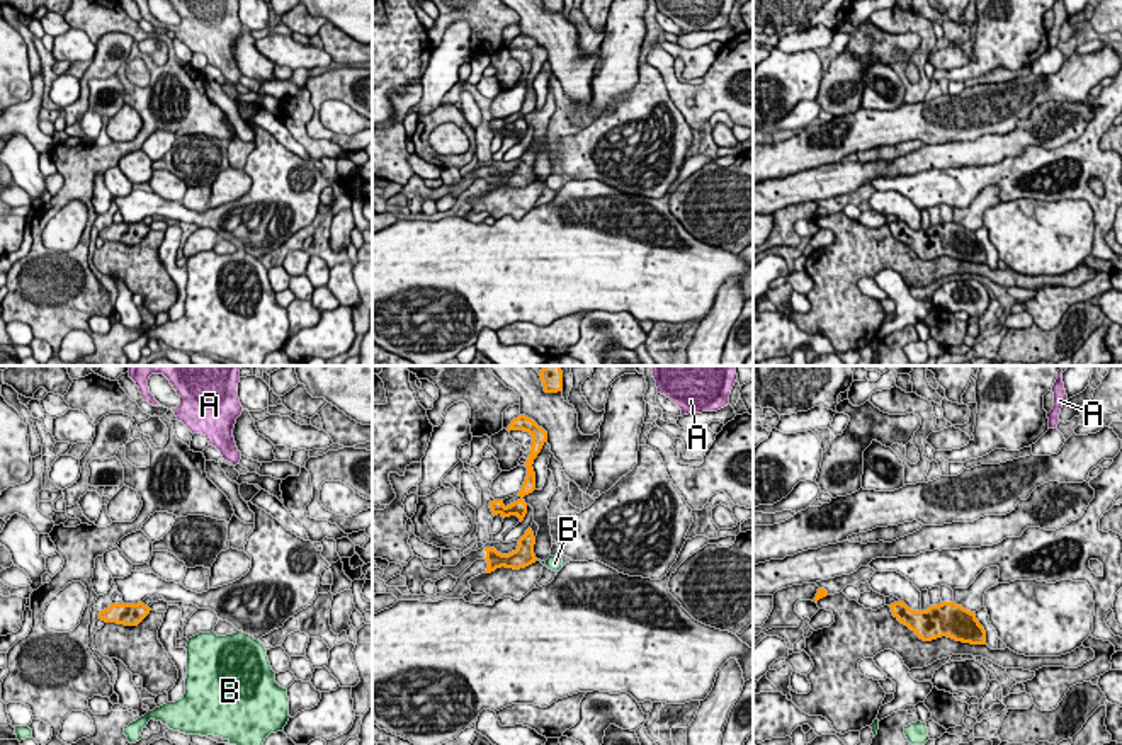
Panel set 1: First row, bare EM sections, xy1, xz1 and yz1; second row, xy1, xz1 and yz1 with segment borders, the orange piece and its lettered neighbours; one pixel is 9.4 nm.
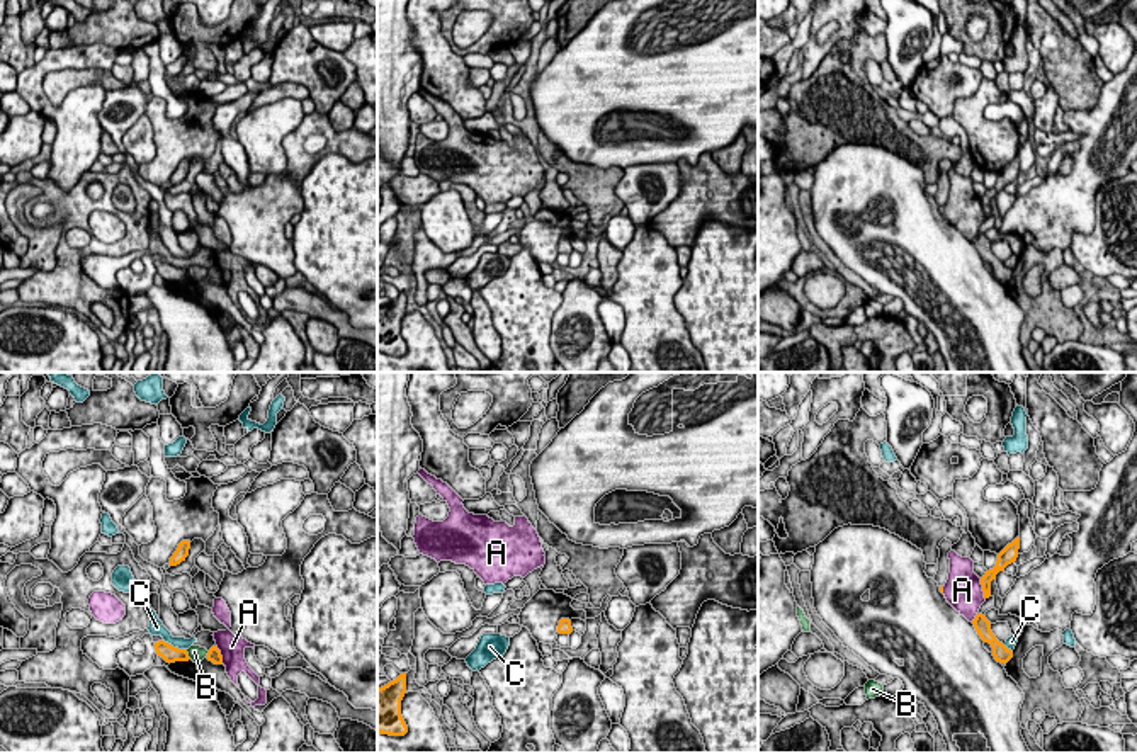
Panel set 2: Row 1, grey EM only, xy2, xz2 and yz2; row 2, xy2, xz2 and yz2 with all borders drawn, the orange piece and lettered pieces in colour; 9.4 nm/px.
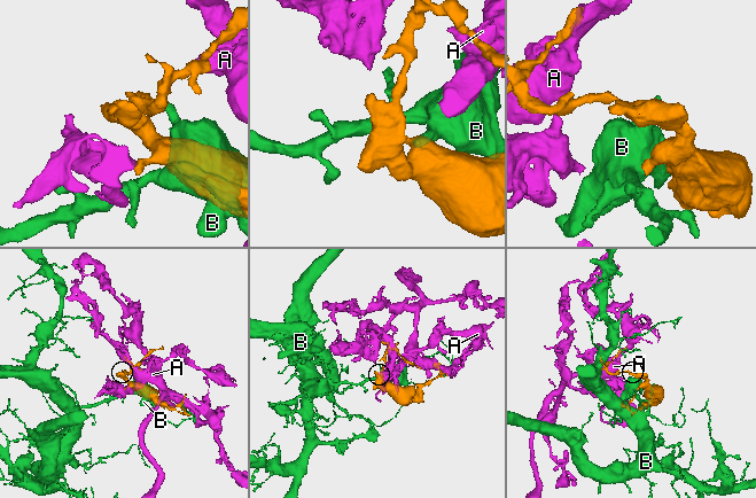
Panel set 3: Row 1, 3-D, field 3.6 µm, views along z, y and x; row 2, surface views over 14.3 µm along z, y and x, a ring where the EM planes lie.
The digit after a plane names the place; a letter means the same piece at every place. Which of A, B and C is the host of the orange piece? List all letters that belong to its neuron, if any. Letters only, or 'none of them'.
none of them

